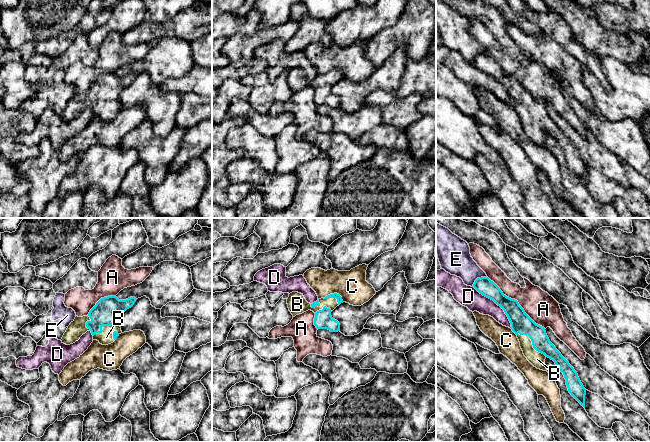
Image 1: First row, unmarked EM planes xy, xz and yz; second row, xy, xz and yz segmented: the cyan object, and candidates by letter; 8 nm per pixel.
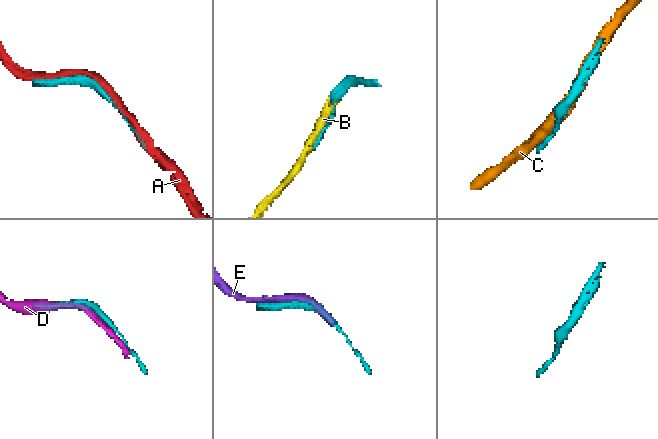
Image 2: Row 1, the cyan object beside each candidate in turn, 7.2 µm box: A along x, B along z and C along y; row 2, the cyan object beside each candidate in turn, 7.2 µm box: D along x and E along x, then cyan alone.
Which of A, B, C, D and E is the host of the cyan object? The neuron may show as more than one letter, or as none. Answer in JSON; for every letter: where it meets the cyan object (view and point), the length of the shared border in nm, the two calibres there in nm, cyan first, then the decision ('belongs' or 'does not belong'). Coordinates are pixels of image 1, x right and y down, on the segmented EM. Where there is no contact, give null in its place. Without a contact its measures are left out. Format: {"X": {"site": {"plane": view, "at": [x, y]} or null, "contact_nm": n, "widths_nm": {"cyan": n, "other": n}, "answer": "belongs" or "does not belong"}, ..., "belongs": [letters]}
{"A": {"site": {"plane": "yz", "at": [517, 301]}, "contact_nm": 650, "widths_nm": {"cyan": 170, "other": 240}, "answer": "does not belong"}, "B": {"site": {"plane": "yz", "at": [532, 342]}, "contact_nm": 300, "widths_nm": {"cyan": 170, "other": 120}, "answer": "belongs"}, "C": {"site": {"plane": "xz", "at": [335, 293]}, "contact_nm": 160, "widths_nm": {"cyan": 50, "other": 240}, "answer": "does not belong"}, "D": {"site": {"plane": "yz", "at": [497, 304]}, "contact_nm": 440, "widths_nm": {"cyan": 170, "other": 170}, "answer": "does not belong"}, "E": {"site": {"plane": "yz", "at": [477, 278]}, "contact_nm": 150, "widths_nm": {"cyan": 140, "other": 260}, "answer": "does not belong"}, "belongs": ["B"]}

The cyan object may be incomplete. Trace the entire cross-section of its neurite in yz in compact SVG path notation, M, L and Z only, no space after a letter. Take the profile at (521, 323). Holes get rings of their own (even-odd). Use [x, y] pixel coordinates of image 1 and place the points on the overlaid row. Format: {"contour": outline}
{"contour": "M488 277L477 278L473 287L504 310L511 323L510 328L517 335L527 360L534 367L543 371L547 371L545 359L548 357L553 360L564 375L569 393L585 408L586 389L574 368L550 342L545 328L536 324L517 300L504 295Z"}

